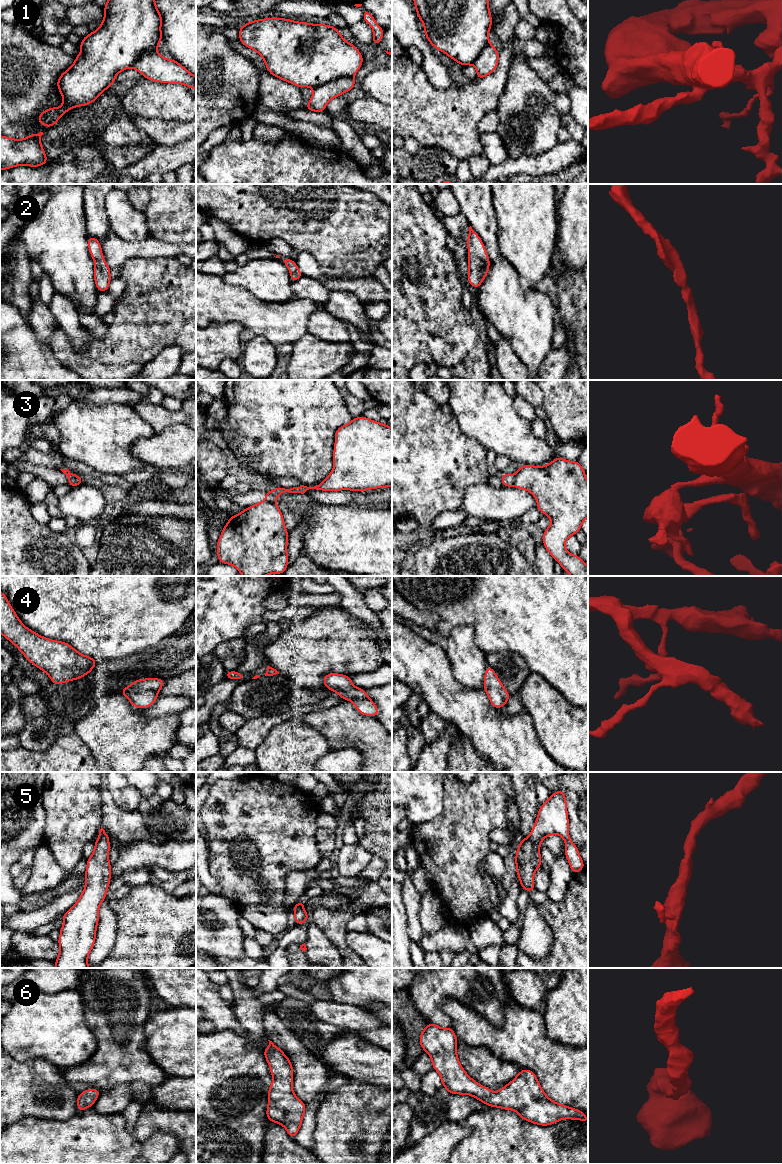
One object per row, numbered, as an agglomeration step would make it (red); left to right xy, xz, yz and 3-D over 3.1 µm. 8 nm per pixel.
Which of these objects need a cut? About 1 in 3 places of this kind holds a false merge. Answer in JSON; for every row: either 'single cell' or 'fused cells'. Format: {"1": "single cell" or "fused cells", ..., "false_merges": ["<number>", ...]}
{"1": "single cell", "2": "single cell", "3": "fused cells", "4": "single cell", "5": "single cell", "6": "single cell", "false_merges": ["3"]}

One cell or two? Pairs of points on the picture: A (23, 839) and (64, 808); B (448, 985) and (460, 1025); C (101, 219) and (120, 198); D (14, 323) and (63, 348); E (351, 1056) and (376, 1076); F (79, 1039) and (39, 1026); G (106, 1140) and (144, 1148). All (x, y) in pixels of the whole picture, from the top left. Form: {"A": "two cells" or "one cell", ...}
{"A": "two cells", "B": "two cells", "C": "two cells", "D": "two cells", "E": "one cell", "F": "one cell", "G": "one cell"}

